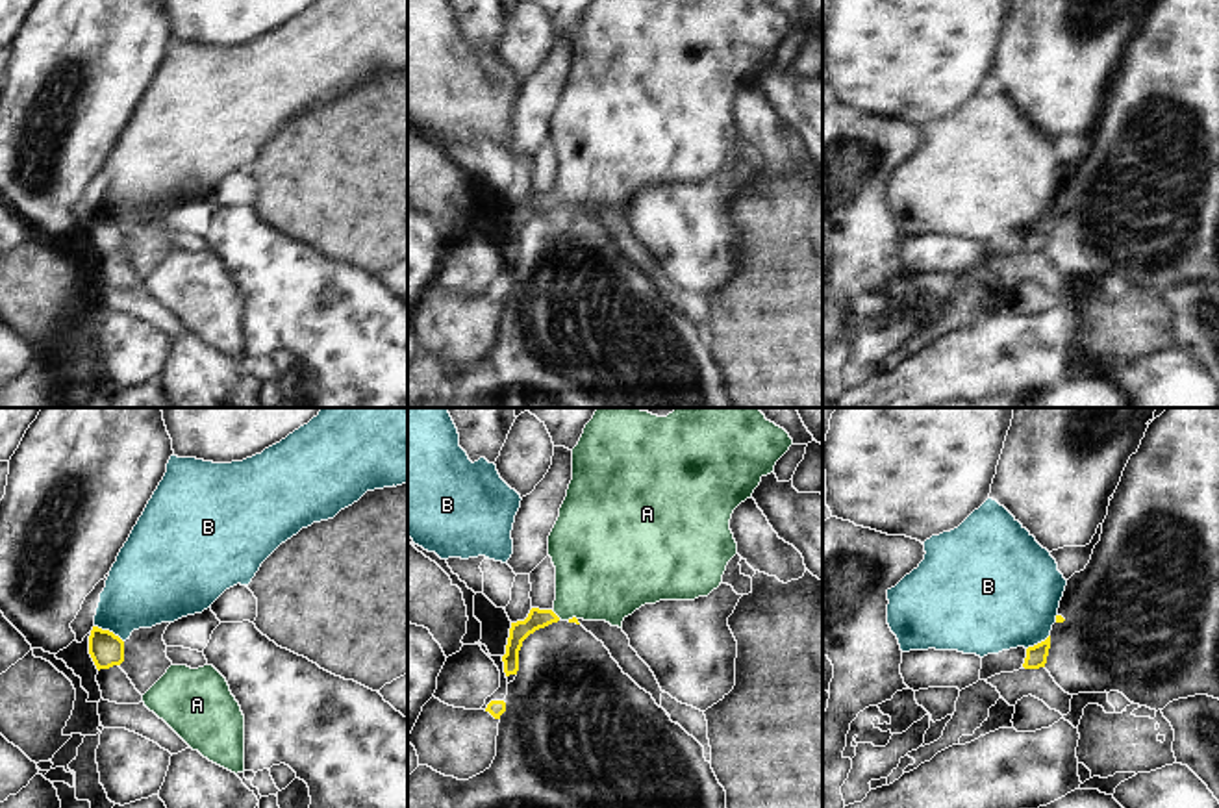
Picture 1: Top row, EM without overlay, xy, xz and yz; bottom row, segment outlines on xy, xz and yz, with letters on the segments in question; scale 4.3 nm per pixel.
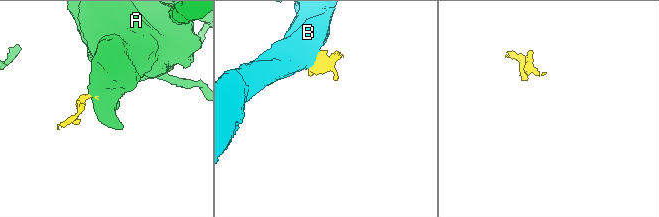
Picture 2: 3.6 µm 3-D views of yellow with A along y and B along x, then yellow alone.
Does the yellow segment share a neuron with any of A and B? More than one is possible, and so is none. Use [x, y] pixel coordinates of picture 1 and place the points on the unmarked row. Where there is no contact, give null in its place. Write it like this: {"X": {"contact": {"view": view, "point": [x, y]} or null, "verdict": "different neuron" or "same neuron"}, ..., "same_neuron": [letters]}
{"A": {"contact": {"view": "xz", "point": [554, 199]}, "verdict": "same neuron"}, "B": {"contact": {"view": "xy", "point": [108, 215]}, "verdict": "different neuron"}, "same_neuron": ["A"]}

